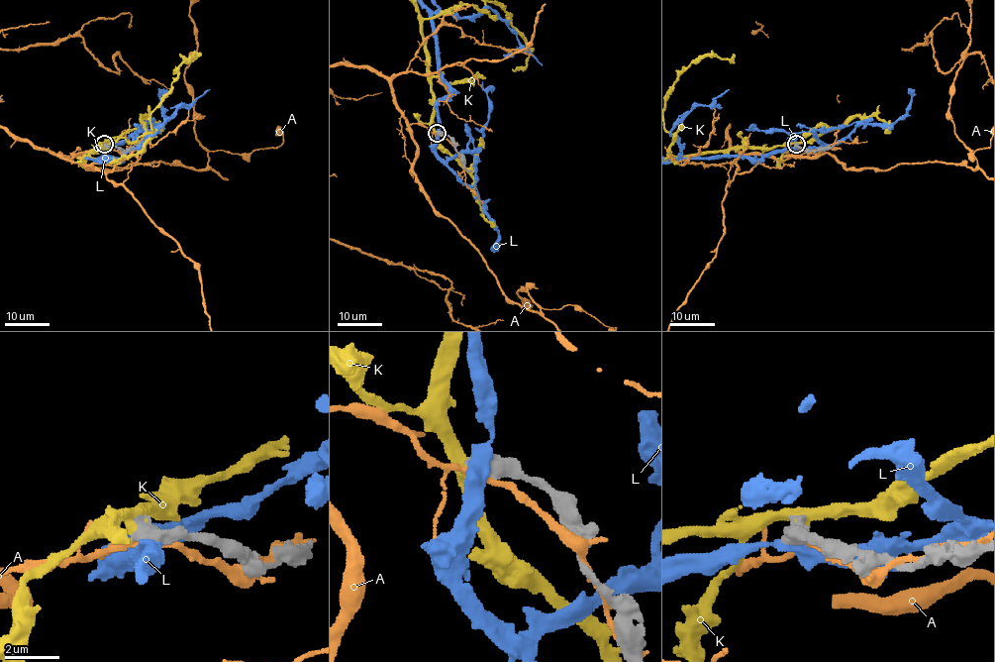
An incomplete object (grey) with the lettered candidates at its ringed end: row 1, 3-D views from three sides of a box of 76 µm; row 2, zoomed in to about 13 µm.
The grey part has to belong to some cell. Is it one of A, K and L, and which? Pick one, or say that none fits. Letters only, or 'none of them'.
K

